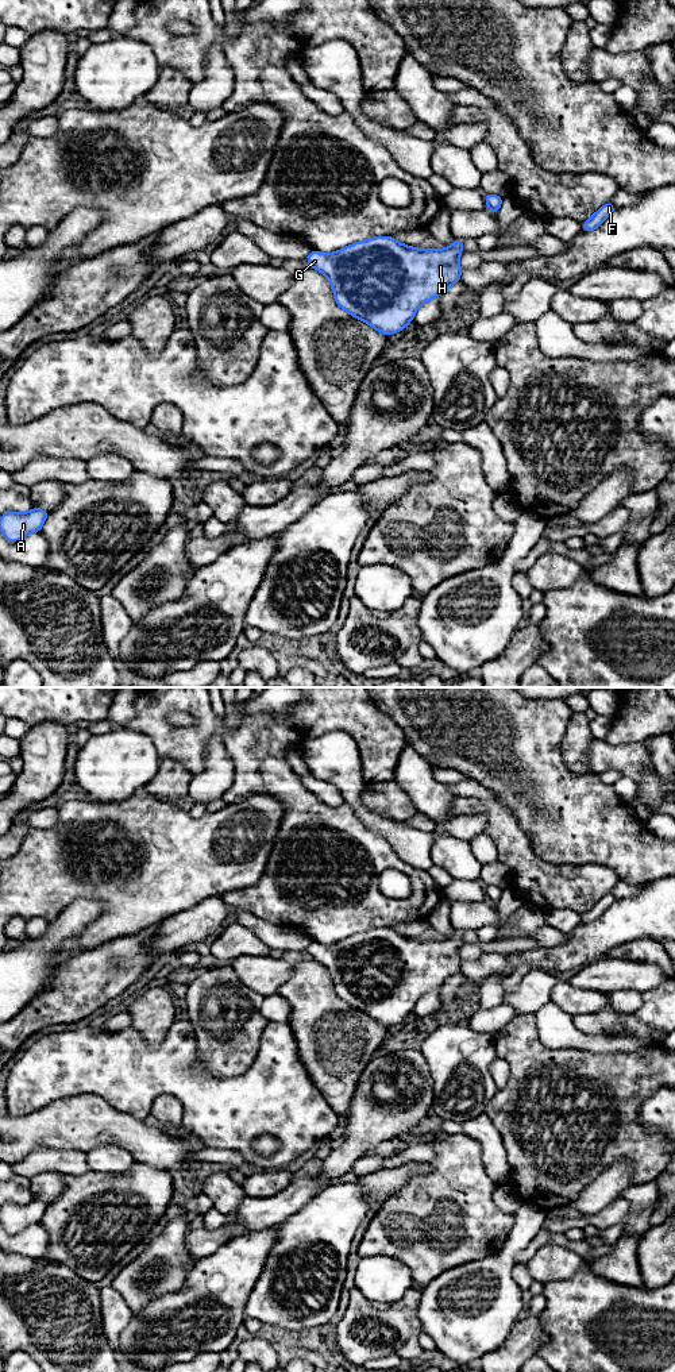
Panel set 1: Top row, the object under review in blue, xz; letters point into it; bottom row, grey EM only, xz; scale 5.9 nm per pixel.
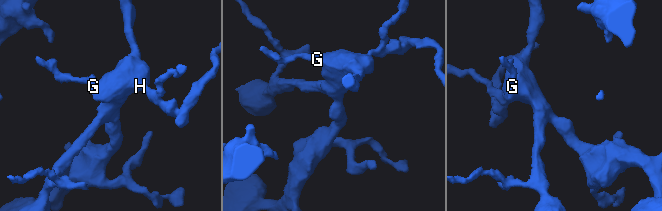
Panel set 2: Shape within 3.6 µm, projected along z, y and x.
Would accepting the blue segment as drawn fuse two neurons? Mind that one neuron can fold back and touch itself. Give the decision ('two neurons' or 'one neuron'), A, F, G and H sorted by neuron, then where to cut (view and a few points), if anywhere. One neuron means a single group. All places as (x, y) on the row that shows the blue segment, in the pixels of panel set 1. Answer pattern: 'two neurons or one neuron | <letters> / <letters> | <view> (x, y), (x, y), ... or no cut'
one neuron | A F G H | no cut

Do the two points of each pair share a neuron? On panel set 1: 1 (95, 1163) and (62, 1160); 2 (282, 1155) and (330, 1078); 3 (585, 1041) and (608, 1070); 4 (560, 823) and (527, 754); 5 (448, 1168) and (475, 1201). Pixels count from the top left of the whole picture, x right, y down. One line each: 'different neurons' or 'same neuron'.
1: different neurons
2: different neurons
3: different neurons
4: same neuron
5: same neuron

